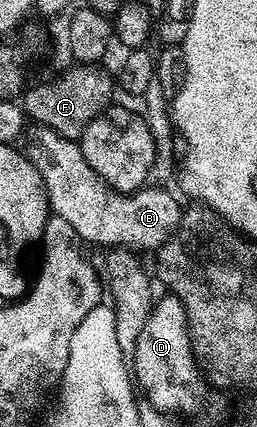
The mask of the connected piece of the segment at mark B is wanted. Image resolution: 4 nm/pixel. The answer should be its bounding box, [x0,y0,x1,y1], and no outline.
[23,124,183,251]

